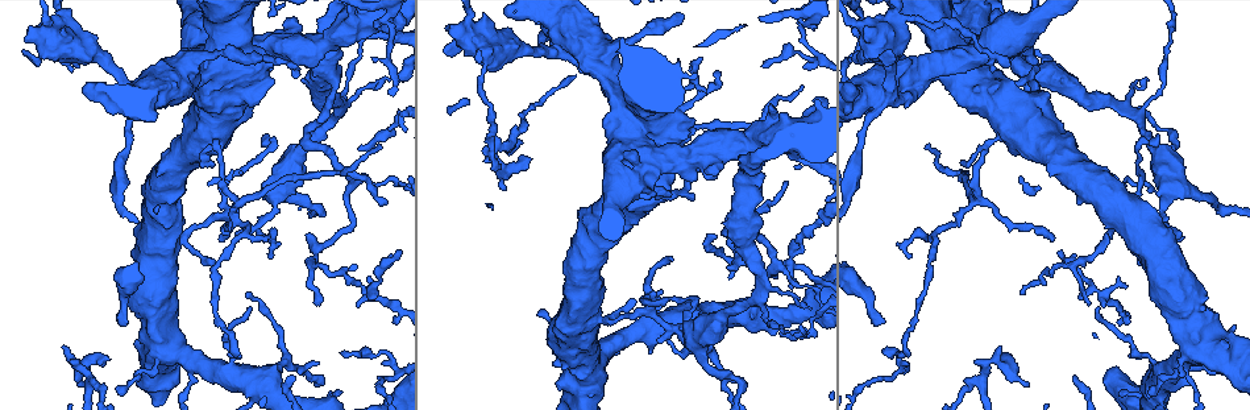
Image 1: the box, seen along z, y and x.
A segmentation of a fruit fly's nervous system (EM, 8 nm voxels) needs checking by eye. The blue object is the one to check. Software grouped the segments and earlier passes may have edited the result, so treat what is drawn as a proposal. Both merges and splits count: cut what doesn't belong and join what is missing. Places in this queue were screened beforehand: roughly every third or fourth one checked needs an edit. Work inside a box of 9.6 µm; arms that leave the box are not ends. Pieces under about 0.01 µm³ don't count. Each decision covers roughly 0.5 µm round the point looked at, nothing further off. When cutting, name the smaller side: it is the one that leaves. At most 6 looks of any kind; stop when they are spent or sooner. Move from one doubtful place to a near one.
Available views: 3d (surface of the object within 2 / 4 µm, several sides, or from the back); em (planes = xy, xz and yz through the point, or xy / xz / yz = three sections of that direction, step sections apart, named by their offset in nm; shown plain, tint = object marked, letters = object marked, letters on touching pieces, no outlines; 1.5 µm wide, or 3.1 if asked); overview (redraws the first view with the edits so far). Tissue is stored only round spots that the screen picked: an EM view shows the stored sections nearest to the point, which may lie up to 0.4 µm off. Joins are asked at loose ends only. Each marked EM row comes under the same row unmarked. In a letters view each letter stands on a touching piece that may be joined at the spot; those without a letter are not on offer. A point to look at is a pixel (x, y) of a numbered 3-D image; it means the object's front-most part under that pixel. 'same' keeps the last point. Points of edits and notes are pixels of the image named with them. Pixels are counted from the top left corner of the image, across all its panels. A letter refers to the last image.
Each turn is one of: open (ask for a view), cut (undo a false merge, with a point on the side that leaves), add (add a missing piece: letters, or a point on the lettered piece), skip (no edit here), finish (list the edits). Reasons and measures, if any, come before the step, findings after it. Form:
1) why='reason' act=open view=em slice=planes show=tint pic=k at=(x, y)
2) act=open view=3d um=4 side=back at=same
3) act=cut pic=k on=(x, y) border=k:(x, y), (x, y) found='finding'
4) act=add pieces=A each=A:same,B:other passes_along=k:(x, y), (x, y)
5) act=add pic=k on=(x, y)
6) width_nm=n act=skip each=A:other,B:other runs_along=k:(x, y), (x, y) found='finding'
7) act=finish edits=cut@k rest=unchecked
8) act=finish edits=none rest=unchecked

why='calibre changes' act=open view=em slice=planes show=letters pic=1 at=(178, 245)

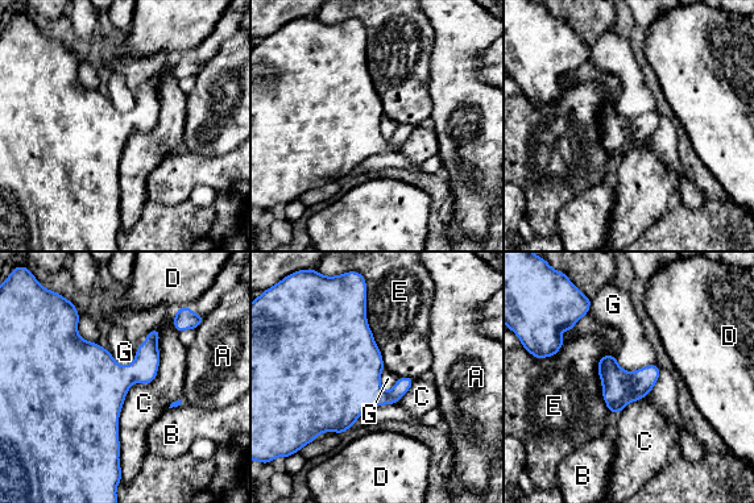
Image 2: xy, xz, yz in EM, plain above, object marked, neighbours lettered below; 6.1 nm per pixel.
width_nm=220 act=skip each=A:other,B:other,C:other,D:other,E:other,G:other border=2:(616, 358), (629, 371), (655, 362) found='one cell here'

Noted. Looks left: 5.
why='sudden change in width' act=open view=3d um=4 pic=1 at=(125, 289)

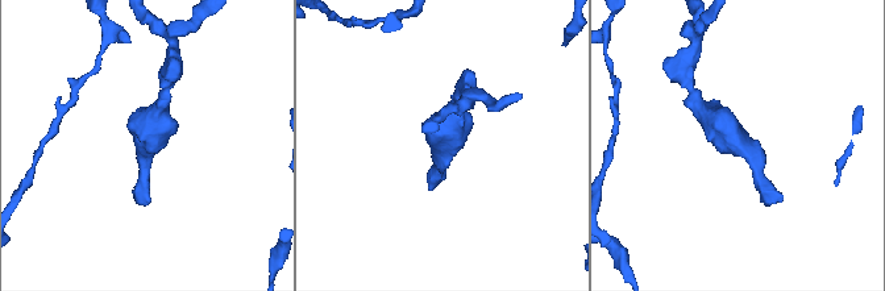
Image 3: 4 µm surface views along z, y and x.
why='need the tissue' act=open view=em slice=planes show=tint pic=3 at=(146, 145)

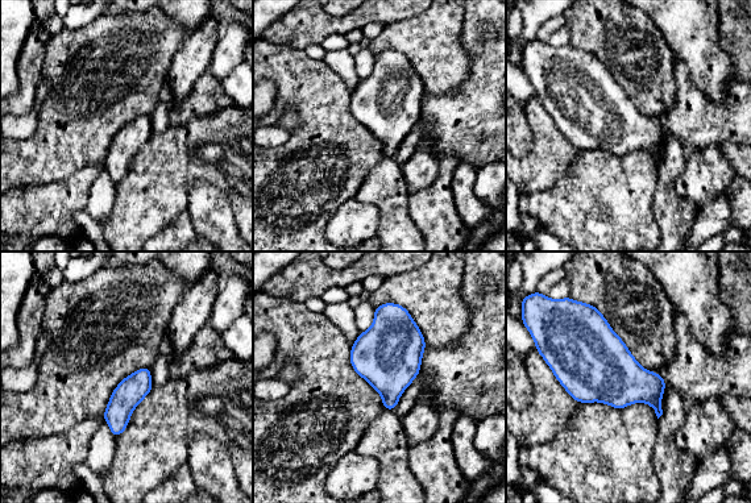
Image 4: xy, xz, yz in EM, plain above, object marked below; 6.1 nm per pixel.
why='what lies round it' act=open view=em slice=planes show=letters at=same

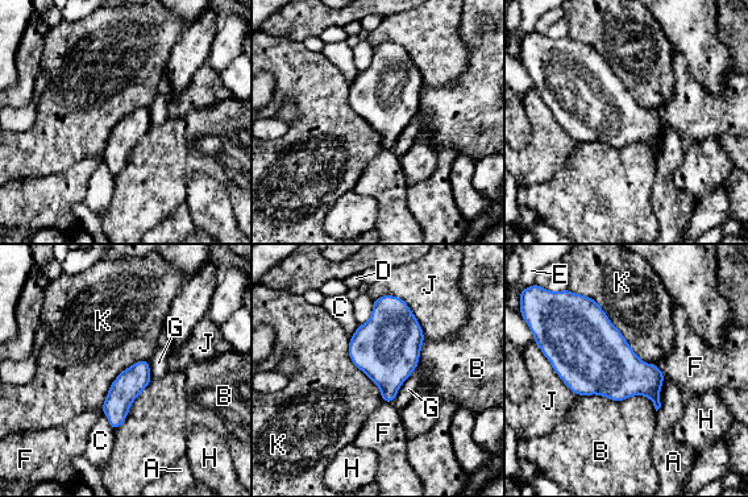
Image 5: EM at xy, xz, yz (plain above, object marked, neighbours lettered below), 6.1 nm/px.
act=skip each=A:other,B:other,C:other,D:other,E:other,F:other,G:other,H:other,J:other,K:other border=5:(577, 394), (645, 396), (656, 411) found='continuous, no second cell'

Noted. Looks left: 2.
why='a fork' act=open view=em slice=xy step=8 show=tint pic=1 at=(92, 377)

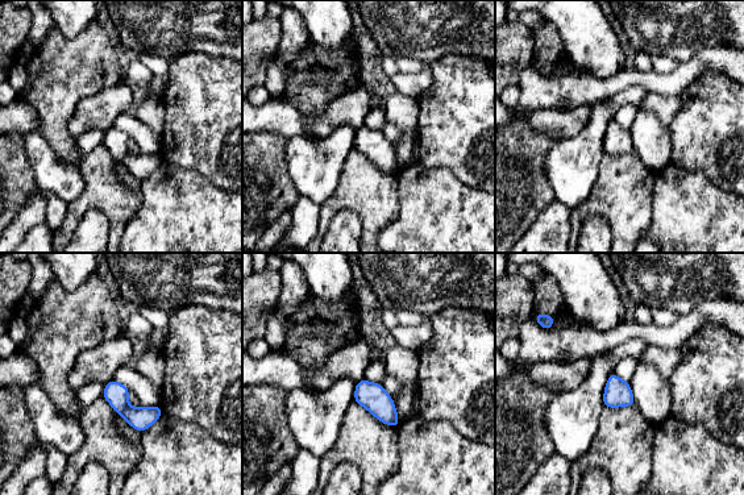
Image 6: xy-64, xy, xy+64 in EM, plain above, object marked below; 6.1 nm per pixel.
why='see the neighbours' act=open view=em slice=xy step=8 show=letters at=same

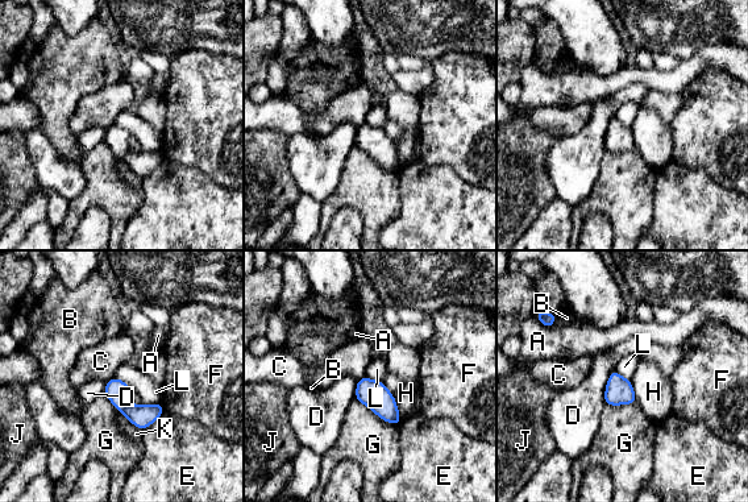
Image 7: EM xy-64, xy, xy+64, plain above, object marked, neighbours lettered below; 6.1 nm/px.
width_nm=100 act=skip each=A:other,B:other,C:other,D:other,E:other,F:other,G:other,H:other,J:other,K:other,L:other border=7:(115, 376), (132, 388) found='one cell here'

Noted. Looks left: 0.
act=finish edits=none rest=unchecked

